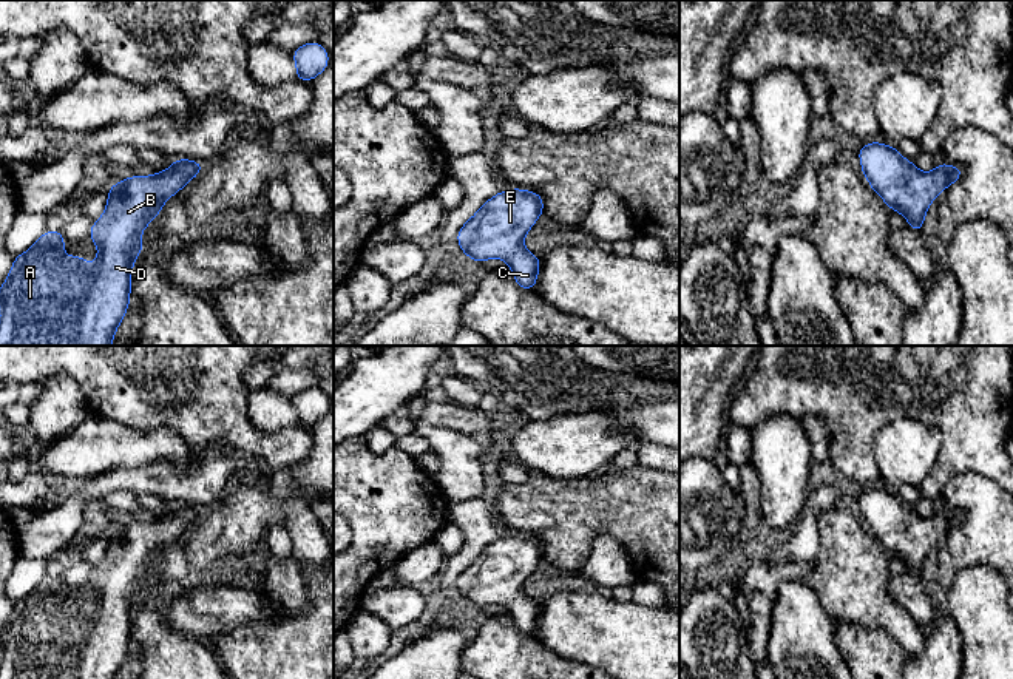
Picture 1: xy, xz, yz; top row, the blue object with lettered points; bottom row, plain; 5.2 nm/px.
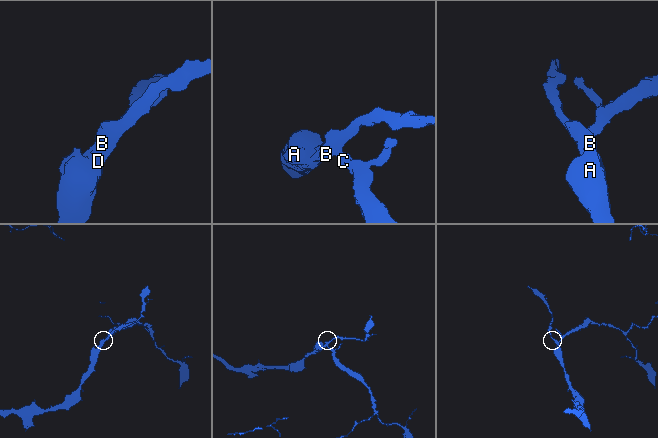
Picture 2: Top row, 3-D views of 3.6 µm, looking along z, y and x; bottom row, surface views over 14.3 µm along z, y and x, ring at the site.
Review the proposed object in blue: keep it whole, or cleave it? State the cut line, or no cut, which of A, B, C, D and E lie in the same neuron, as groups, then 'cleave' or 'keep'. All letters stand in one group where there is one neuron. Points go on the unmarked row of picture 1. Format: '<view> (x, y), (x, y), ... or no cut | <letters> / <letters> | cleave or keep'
no cut | A B C D E | keep

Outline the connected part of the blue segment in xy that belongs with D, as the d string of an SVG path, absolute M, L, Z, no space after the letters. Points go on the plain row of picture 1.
M174 505L165 517L153 522L130 522L108 534L108 548L103 560L90 574L99 594L90 613L83 602L65 602L65 582L62 577L46 576L25 599L14 602L12 614L0 633L0 679L116 679L128 650L133 610L145 593L141 585L144 574L158 563L162 551L181 537L195 522L201 520L204 509L190 505Z

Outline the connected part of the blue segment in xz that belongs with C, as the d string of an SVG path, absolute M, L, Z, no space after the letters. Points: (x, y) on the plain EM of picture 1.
M513 534L499 537L457 579L463 600L476 608L500 603L523 636L534 636L539 602L523 594L523 585L544 559L539 539Z

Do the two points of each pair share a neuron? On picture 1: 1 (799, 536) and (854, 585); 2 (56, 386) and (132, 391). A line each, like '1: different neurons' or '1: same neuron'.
1: different neurons
2: different neurons

